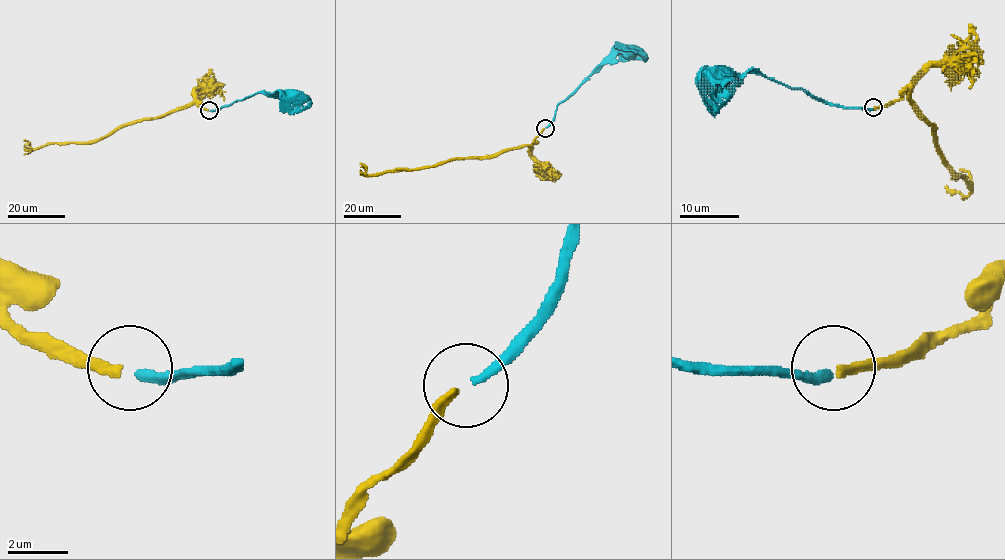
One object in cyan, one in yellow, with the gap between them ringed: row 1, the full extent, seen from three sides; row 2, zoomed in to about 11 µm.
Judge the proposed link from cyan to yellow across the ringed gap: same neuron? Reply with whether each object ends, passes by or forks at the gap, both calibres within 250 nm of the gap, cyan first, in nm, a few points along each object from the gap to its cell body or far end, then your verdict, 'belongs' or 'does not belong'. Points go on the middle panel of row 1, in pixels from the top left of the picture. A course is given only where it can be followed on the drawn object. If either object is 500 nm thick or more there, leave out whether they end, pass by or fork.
cyan ends; yellow ends; calibres 300 and 280 nm; course cyan (545, 128), (557, 105), (607, 58), (621, 50), (628, 52); course yellow (544, 128), (531, 144), (489, 157), (458, 158), (435, 166), (368, 175), (360, 163); belongs

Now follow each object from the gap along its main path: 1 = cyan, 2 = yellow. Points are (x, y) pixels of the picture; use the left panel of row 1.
1: (209, 110), (227, 106), (258, 93), (292, 95)
2: (208, 109), (202, 108), (195, 101), (153, 118), (122, 124), (94, 140), (50, 143), (30, 152), (24, 148)

